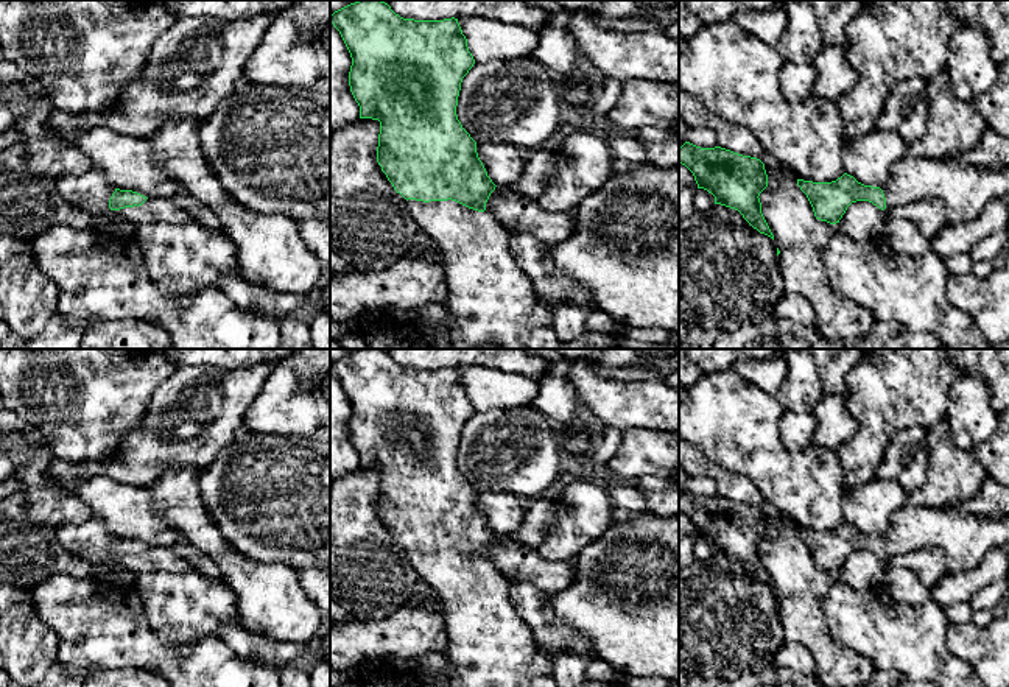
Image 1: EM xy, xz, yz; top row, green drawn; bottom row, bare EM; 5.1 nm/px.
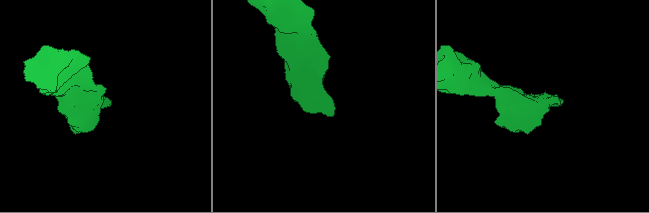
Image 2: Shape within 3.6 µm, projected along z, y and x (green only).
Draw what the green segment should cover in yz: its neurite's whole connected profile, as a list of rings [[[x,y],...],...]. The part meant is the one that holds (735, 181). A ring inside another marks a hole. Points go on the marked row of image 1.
[[[685,142],[679,148],[679,164],[693,173],[698,188],[715,196],[715,204],[738,210],[754,229],[774,240],[758,198],[768,187],[768,174],[760,159],[721,146],[701,148]]]

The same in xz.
[[[358,0],[330,14],[330,22],[339,31],[352,58],[349,86],[360,106],[360,118],[380,122],[377,162],[394,190],[406,199],[419,229],[444,255],[447,288],[444,304],[452,318],[452,349],[481,349],[494,341],[503,349],[561,349],[562,343],[551,327],[548,305],[537,298],[512,257],[511,234],[484,212],[497,185],[478,157],[476,142],[456,115],[462,78],[475,64],[458,19],[403,19],[381,0]]]

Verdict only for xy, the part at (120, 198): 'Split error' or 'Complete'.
Split error

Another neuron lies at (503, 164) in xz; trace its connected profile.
[[[476,143],[476,153],[487,176],[497,187],[508,187],[517,182],[525,171],[525,162],[511,145]]]

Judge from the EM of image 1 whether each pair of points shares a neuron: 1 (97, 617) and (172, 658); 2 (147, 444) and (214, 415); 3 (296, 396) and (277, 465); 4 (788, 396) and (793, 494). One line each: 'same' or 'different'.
1: same
2: same
3: different
4: different

